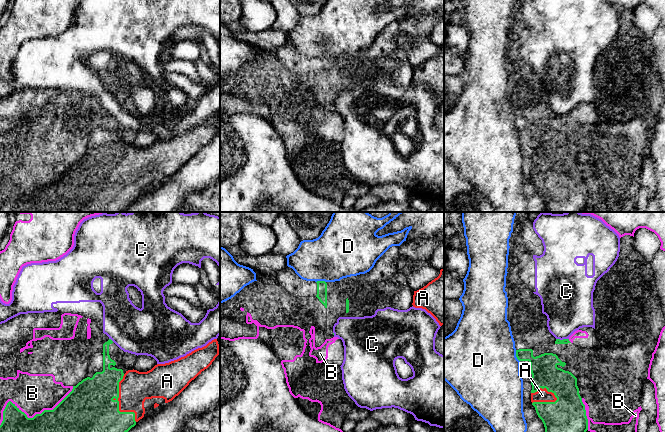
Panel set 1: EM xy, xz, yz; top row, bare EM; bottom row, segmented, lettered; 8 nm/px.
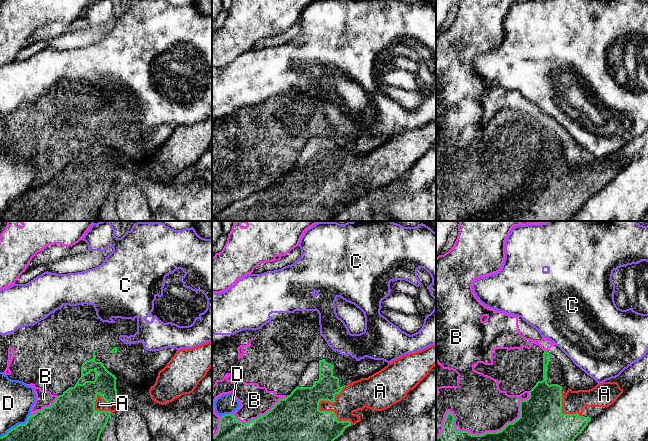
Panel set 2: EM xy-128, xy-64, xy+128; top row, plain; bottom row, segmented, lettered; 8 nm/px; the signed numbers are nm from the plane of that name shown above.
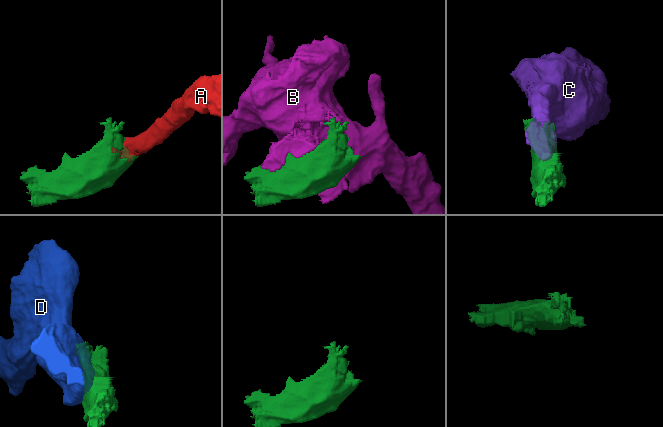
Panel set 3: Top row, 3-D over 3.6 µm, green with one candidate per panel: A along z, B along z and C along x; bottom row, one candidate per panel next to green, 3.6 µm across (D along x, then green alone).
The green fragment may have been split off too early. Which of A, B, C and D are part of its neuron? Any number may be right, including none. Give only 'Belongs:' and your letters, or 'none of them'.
Belongs: A

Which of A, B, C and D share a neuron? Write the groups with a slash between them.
A / B / C / D

